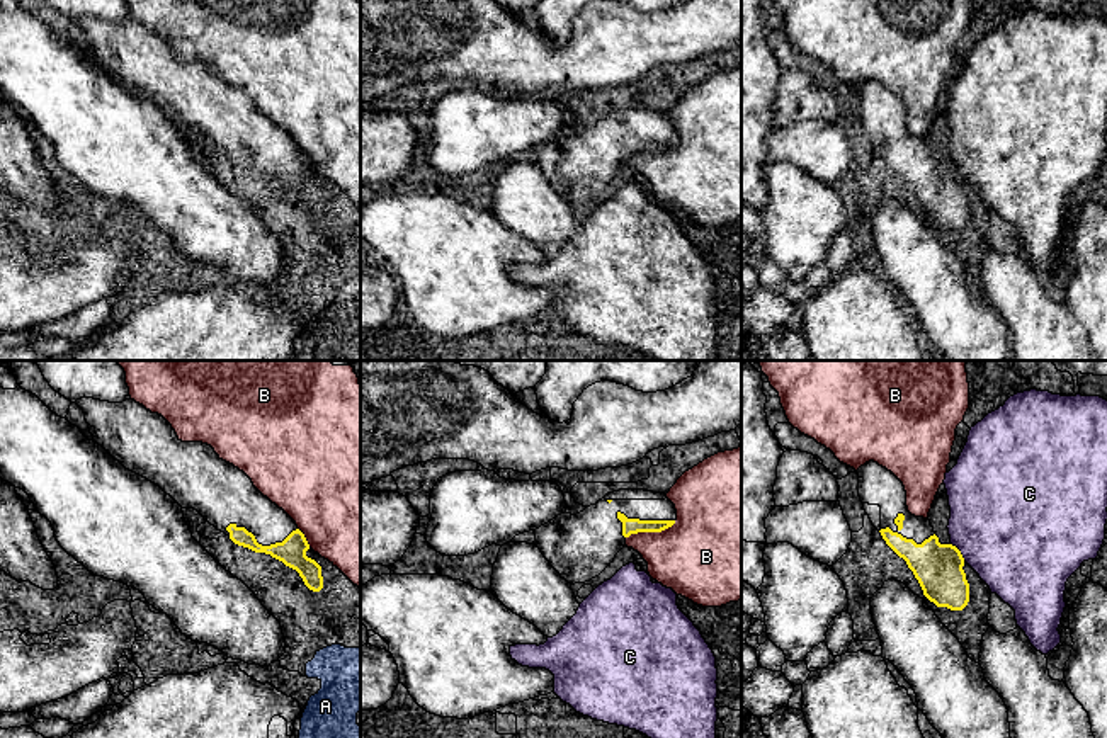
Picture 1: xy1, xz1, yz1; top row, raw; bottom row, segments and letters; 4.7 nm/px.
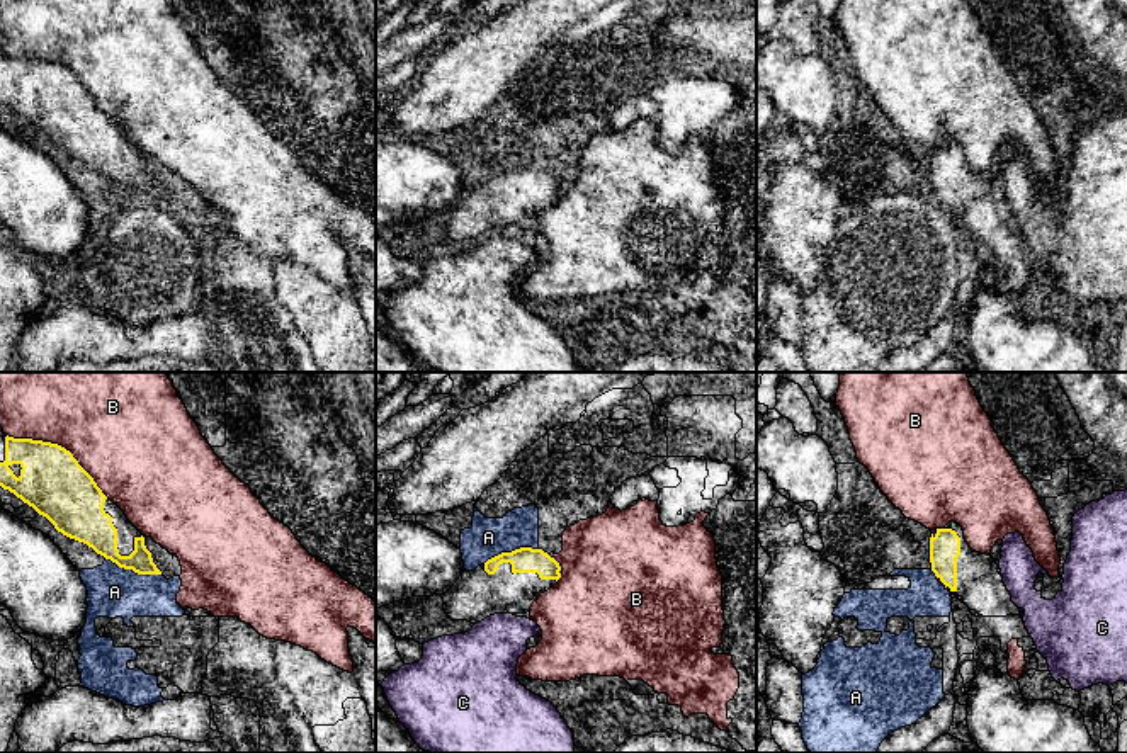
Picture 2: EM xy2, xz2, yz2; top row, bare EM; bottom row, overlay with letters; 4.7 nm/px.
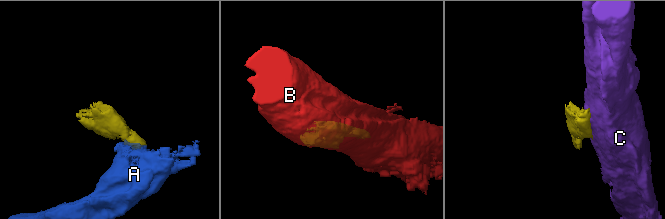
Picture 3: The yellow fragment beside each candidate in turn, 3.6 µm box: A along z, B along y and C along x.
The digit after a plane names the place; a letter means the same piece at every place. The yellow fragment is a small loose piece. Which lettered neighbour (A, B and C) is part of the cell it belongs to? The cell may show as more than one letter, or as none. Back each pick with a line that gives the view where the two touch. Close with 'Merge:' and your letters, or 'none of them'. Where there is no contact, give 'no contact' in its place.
Merge: none of them

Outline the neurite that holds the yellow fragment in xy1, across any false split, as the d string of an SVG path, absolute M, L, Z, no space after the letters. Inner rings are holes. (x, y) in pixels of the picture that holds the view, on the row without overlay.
M80 17L77 24L85 32L94 61L126 88L158 104L182 128L197 129L206 141L224 151L235 163L270 173L296 189L309 209L323 207L321 185L306 175L309 163L296 141L264 116L243 90L223 80L211 65L182 61L162 34L151 32L131 17L122 22Z

